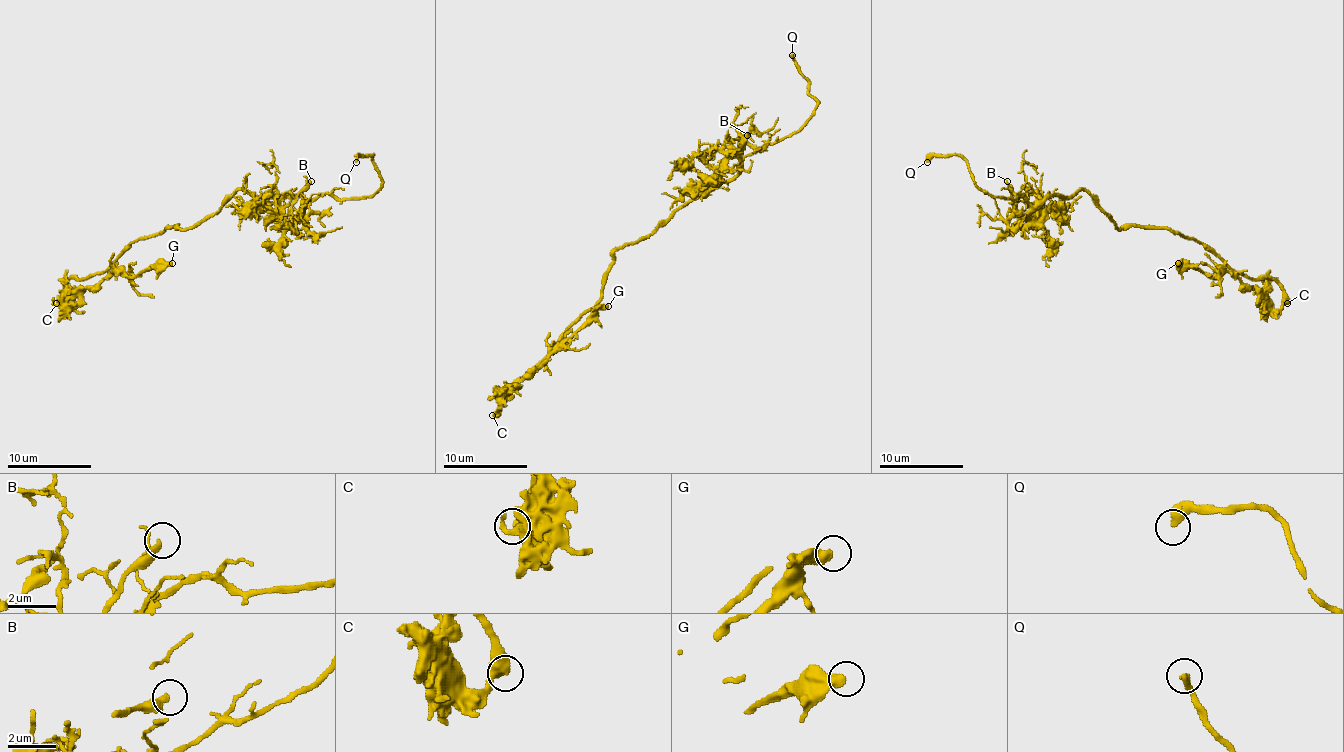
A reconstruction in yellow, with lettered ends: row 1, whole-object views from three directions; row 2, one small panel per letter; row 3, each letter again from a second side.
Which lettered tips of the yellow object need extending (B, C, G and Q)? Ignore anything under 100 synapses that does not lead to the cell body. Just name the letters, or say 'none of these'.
Q

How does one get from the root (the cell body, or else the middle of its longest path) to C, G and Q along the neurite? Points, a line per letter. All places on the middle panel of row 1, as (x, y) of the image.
C: (663, 223), (648, 236), (623, 244), (614, 253), (602, 297), (511, 390), (501, 409), (492, 415)
G: (663, 223), (648, 236), (623, 244), (614, 253), (602, 297), (568, 329), (553, 352), (608, 306)
Q: (663, 223), (701, 194), (726, 183), (747, 154), (790, 137), (804, 124), (817, 101), (792, 55)

